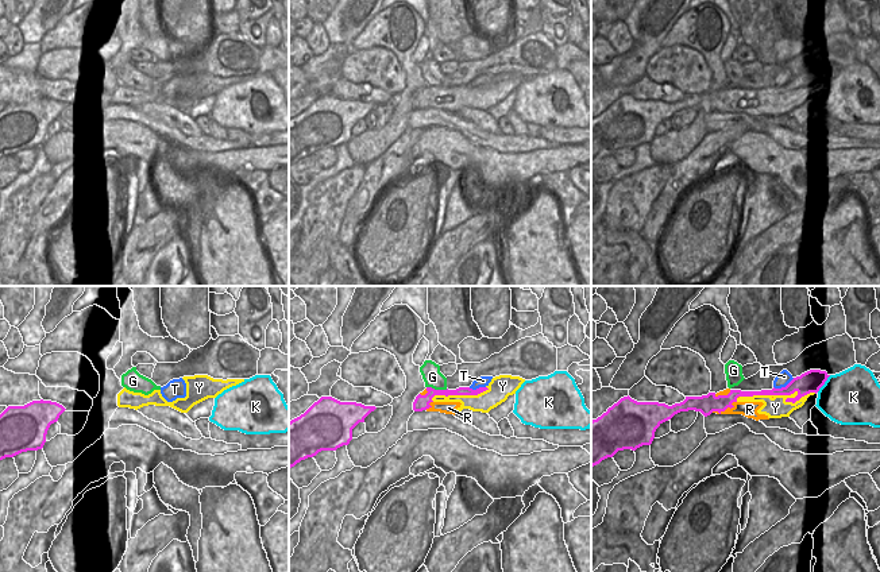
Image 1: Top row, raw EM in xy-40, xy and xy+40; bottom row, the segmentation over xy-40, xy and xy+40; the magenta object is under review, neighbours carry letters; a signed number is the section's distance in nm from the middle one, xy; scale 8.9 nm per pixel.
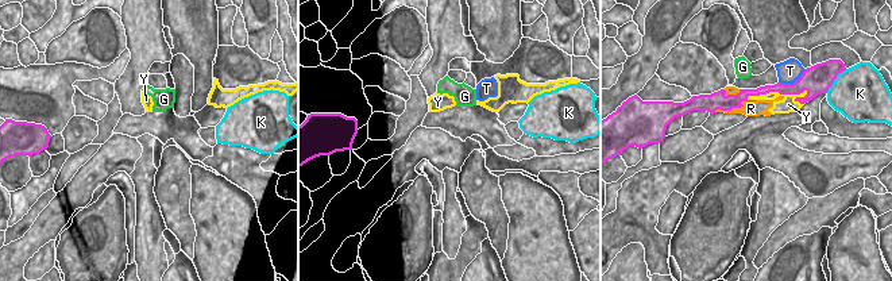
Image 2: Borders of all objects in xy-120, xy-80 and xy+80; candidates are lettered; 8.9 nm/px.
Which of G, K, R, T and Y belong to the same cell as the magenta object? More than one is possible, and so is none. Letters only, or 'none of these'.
none of these

